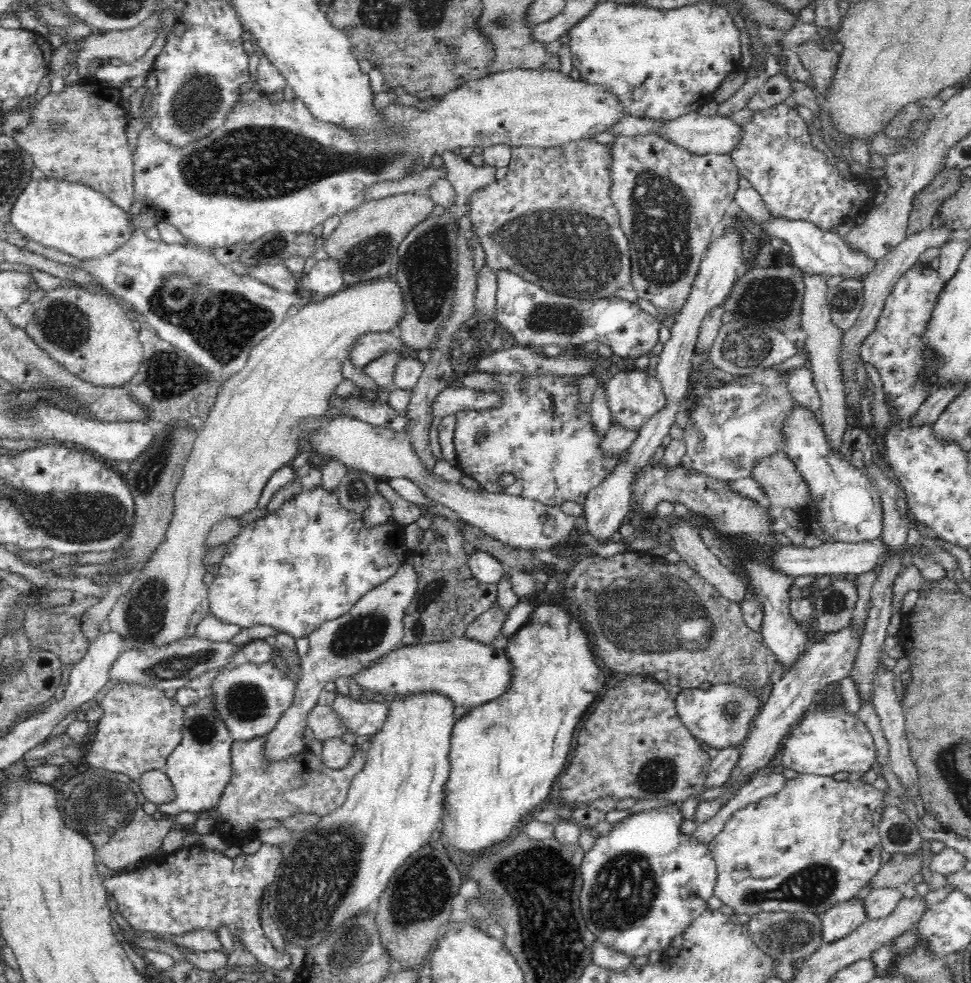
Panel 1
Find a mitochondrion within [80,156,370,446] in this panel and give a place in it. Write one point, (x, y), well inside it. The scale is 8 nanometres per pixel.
(223, 323)

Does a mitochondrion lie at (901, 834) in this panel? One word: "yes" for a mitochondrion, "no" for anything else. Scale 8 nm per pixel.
no

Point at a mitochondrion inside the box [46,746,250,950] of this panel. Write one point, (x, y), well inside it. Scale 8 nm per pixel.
(104, 806)

